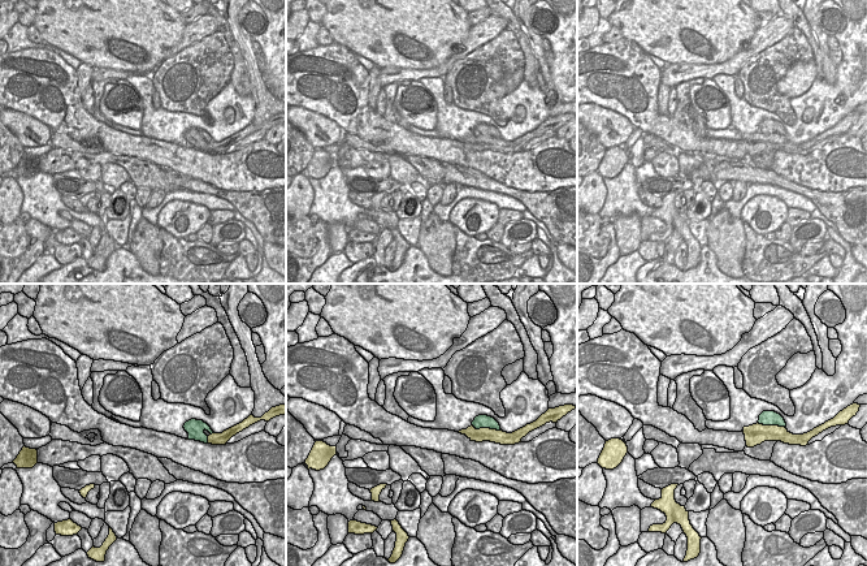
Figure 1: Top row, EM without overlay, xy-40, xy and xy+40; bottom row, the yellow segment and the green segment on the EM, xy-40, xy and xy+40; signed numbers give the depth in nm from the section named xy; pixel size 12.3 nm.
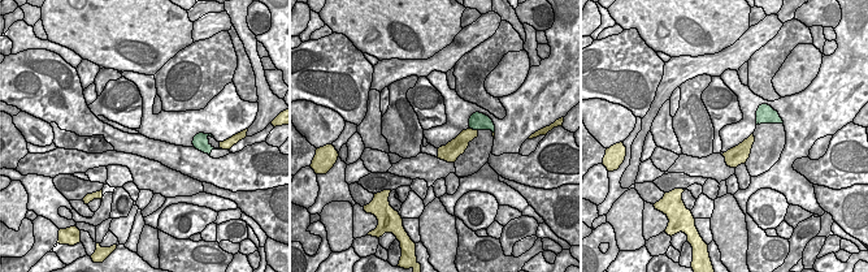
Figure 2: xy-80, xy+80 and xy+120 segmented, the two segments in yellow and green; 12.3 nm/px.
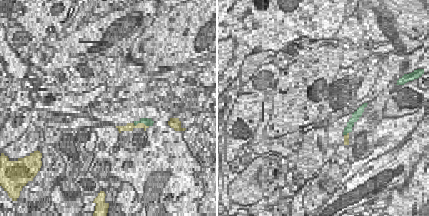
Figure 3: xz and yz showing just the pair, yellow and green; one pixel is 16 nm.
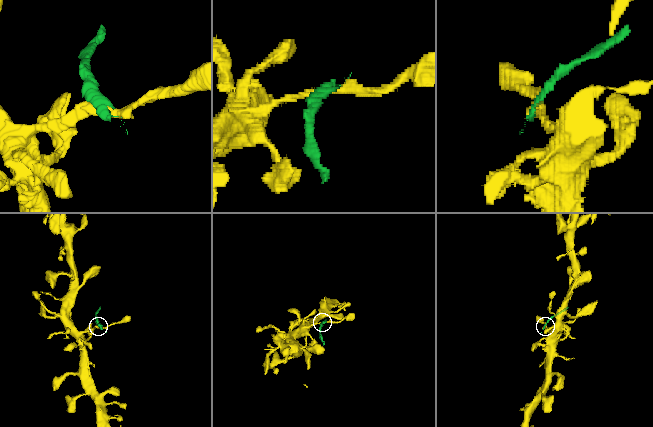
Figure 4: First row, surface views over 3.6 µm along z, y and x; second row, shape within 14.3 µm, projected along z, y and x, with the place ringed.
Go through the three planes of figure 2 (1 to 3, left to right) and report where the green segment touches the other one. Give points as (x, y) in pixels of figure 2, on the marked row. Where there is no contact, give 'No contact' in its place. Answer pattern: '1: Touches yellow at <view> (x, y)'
1: Touches yellow at xy-80 (221, 147)
2: Touches yellow at xy+80 (474, 130)
3: No contact.

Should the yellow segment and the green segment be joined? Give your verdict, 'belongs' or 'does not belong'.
does not belong

